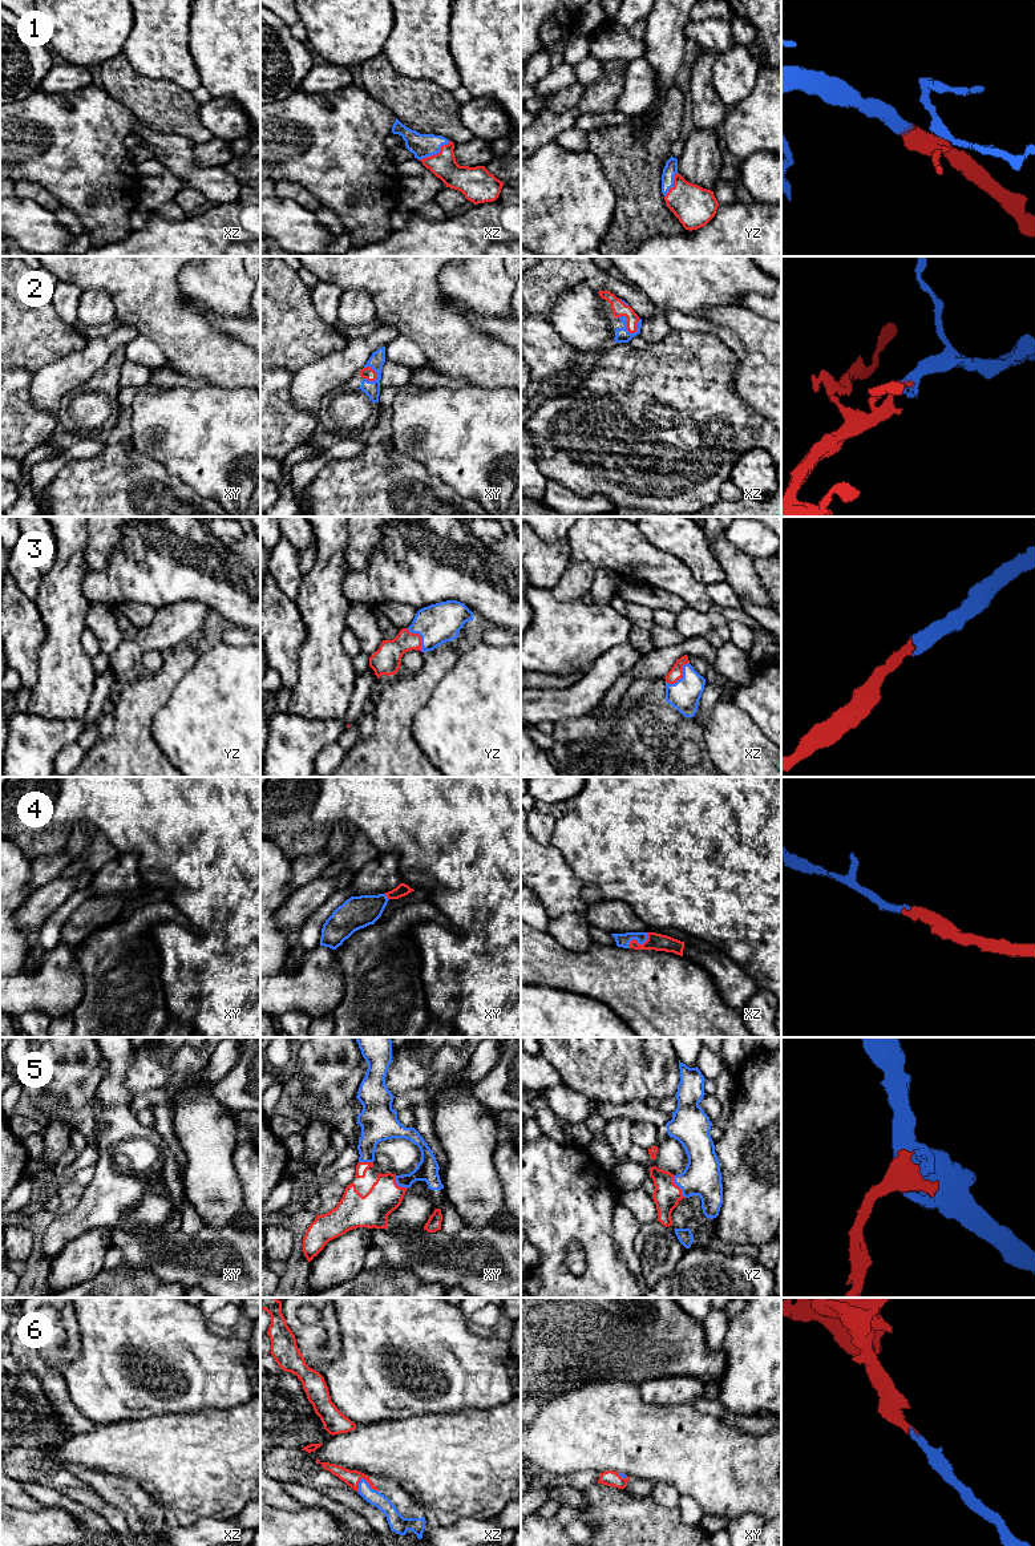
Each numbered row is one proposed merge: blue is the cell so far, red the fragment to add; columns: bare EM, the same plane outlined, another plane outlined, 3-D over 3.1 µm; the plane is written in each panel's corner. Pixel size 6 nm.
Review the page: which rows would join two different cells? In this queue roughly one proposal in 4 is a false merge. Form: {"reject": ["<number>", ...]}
{"reject": []}

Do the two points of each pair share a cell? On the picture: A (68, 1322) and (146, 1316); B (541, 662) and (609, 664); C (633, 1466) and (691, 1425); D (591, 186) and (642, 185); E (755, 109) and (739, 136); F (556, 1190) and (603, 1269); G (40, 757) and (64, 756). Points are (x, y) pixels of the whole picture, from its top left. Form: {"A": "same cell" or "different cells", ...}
{"A": "different cells", "B": "different cells", "C": "same cell", "D": "different cells", "E": "same cell", "F": "same cell", "G": "different cells"}

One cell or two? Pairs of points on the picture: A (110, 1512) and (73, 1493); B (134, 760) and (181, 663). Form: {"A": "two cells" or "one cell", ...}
{"A": "one cell", "B": "one cell"}

